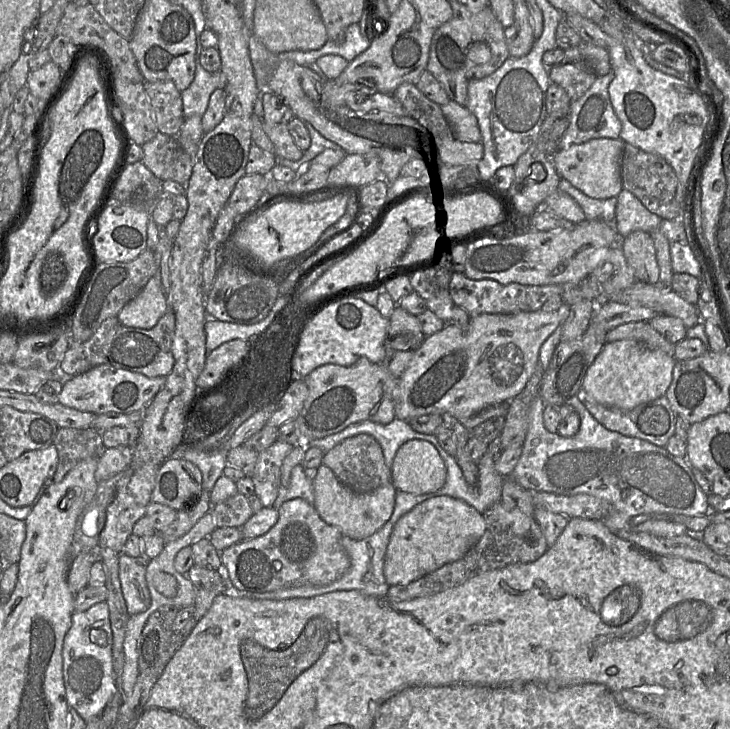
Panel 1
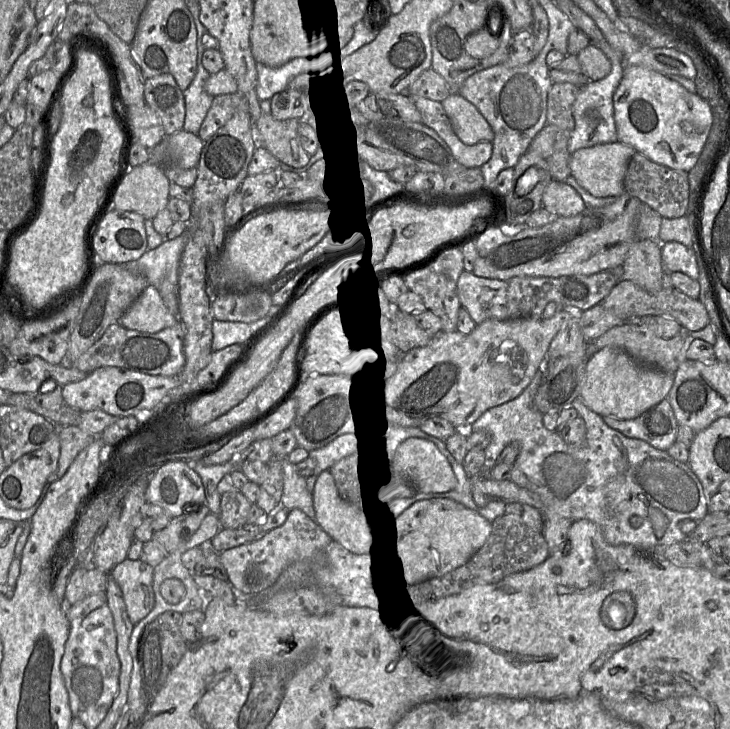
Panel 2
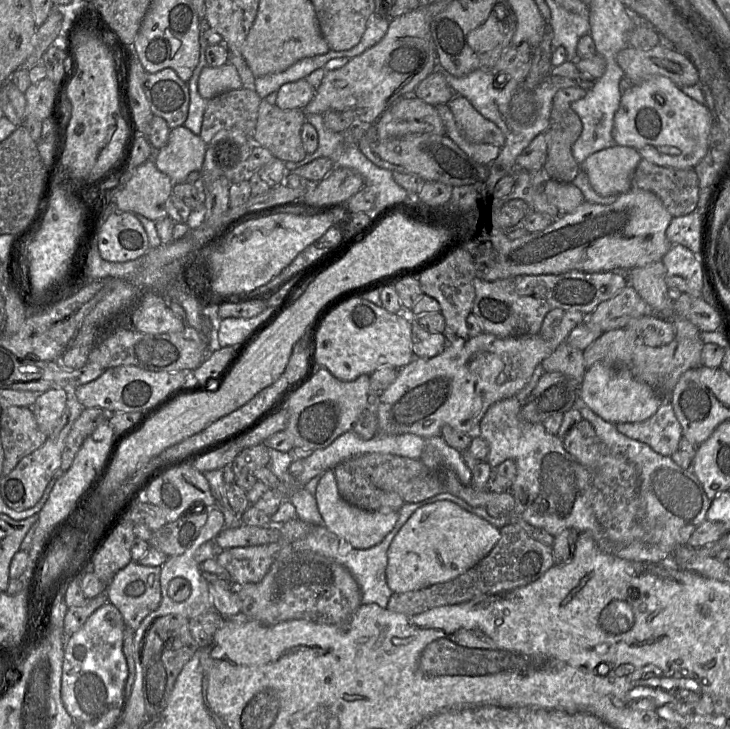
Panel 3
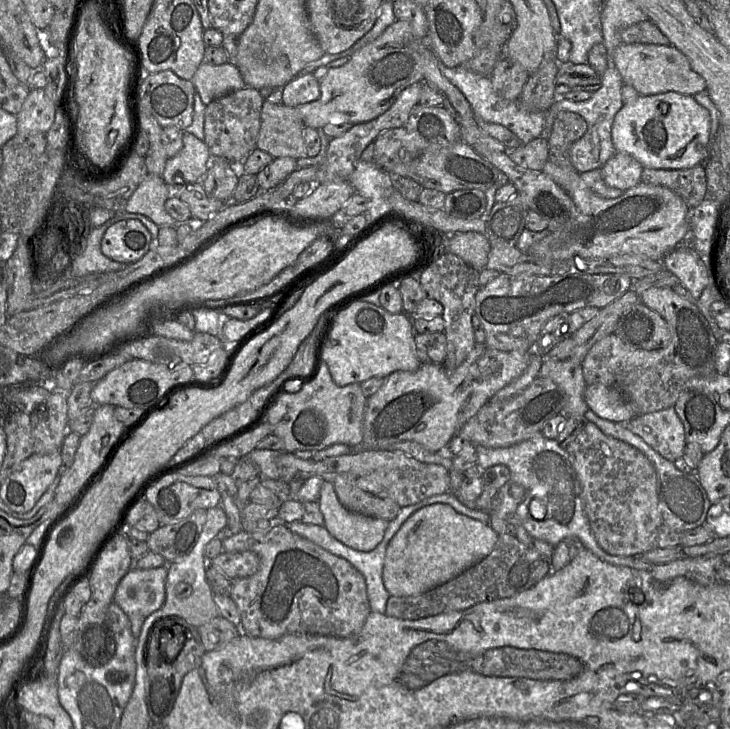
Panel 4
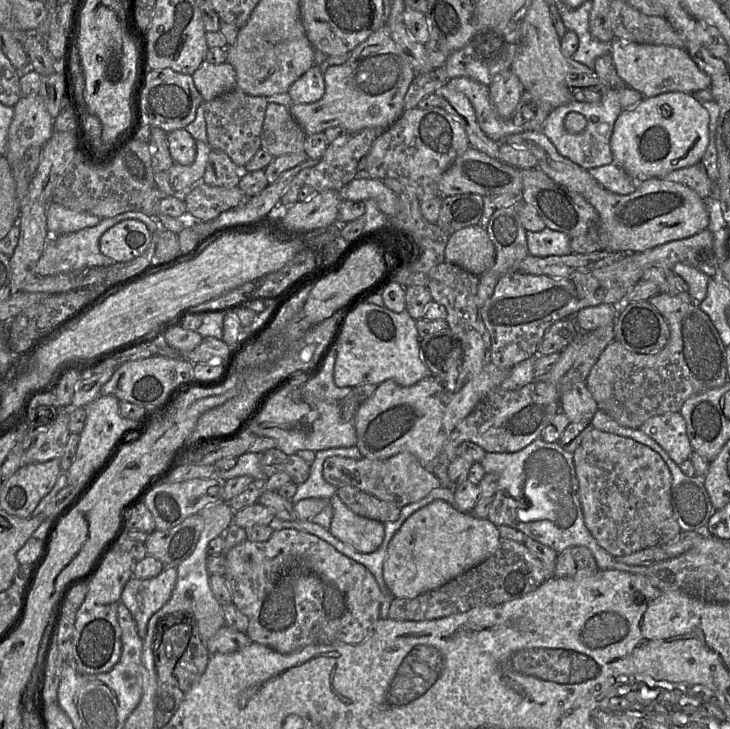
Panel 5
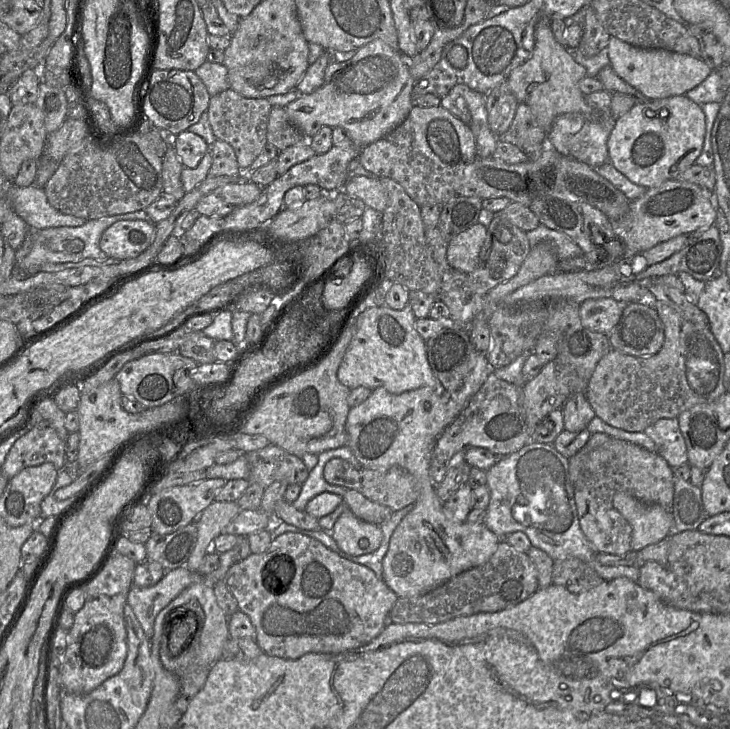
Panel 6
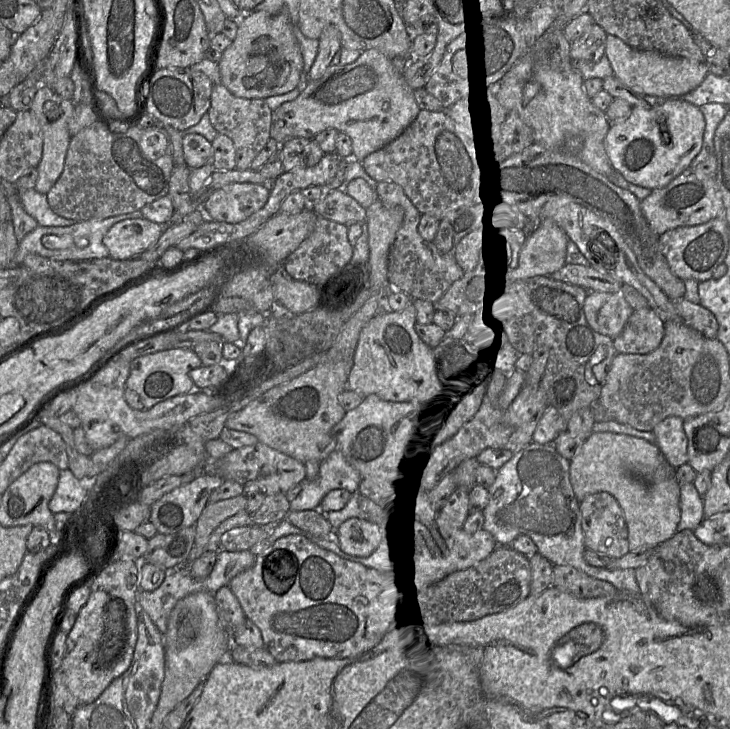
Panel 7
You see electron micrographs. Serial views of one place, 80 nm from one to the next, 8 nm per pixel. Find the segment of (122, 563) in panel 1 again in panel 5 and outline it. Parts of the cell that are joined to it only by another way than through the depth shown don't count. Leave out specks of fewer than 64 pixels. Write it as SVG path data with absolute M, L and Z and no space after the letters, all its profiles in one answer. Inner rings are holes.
M165 567L156 577L132 577L124 586L120 601L134 617L137 633L144 639L151 616L170 599L177 581L176 567Z

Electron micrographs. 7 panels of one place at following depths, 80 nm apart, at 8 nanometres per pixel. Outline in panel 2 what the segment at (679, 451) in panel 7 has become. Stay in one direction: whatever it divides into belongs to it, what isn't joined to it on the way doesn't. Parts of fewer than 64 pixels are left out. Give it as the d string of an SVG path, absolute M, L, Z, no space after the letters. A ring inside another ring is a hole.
M664 399L634 419L604 416L604 422L629 438L640 439L658 450L667 451L675 443L678 422L669 400Z

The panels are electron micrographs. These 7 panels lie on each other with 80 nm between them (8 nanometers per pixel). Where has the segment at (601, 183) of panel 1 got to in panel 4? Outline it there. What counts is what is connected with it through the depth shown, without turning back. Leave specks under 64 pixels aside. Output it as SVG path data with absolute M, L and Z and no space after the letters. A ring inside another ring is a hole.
M616 152L601 168L605 183L613 188L626 191L639 182L644 167L629 154Z

